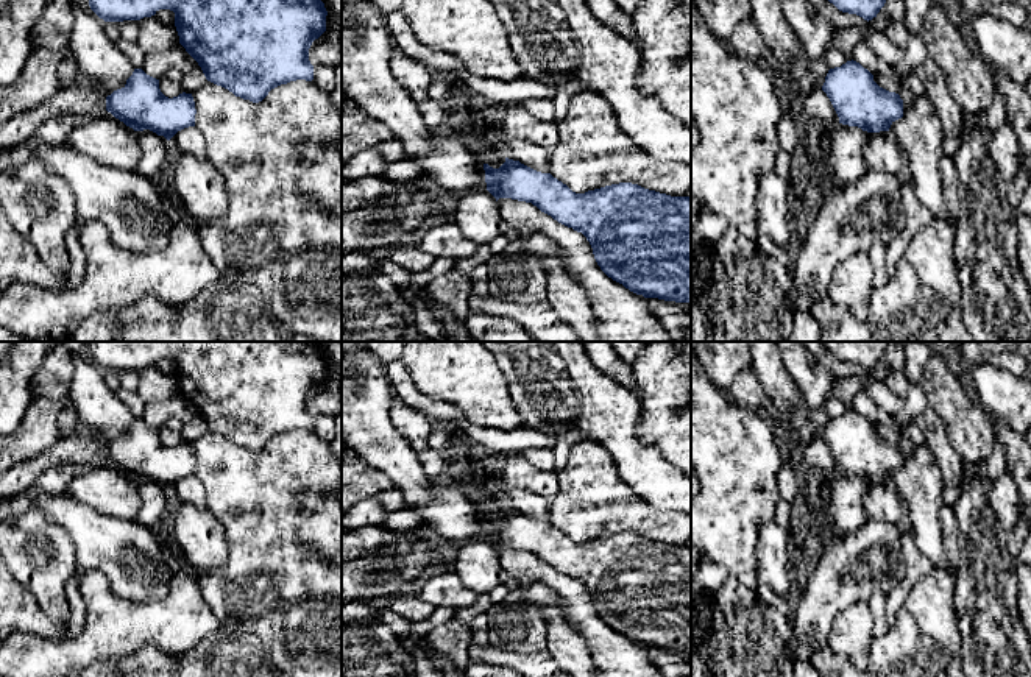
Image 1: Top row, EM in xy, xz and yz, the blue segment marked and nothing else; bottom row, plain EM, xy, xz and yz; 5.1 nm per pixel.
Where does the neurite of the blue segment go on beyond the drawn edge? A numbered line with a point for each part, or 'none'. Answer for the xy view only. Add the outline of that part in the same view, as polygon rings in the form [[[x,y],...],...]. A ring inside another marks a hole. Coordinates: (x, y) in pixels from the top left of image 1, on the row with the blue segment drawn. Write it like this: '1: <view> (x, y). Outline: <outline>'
none

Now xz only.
none

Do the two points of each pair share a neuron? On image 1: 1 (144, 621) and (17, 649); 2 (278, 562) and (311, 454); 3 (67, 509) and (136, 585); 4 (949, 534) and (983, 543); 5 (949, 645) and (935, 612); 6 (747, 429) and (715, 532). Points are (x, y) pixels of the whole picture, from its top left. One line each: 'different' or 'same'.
1: same
2: same
3: same
4: different
5: same
6: same

